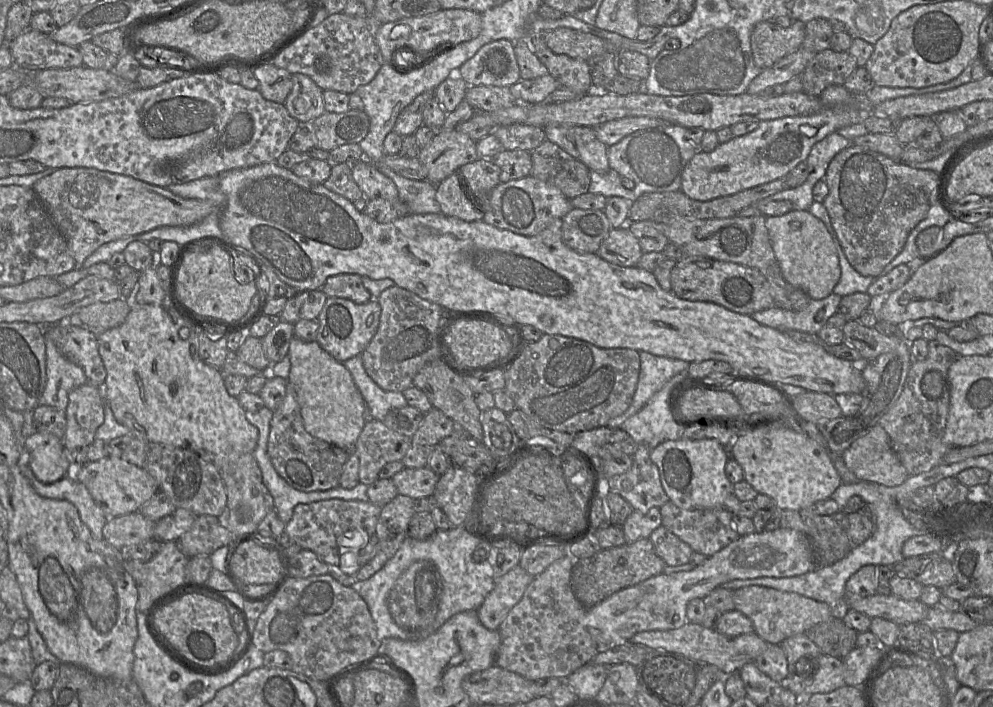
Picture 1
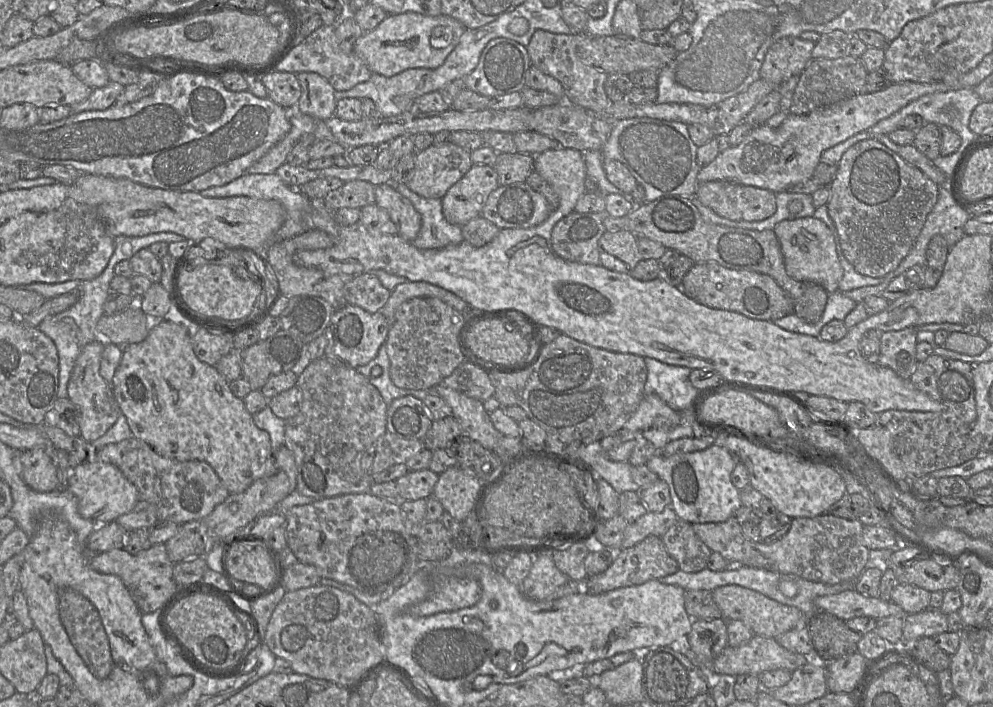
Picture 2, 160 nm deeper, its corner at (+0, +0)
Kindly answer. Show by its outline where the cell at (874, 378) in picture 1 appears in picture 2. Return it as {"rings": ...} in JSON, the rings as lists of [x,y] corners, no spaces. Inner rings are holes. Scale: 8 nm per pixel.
{"rings":[[[918,327],[900,331],[887,331],[881,337],[878,363],[891,368],[901,378],[909,380],[916,370],[916,345]]]}

